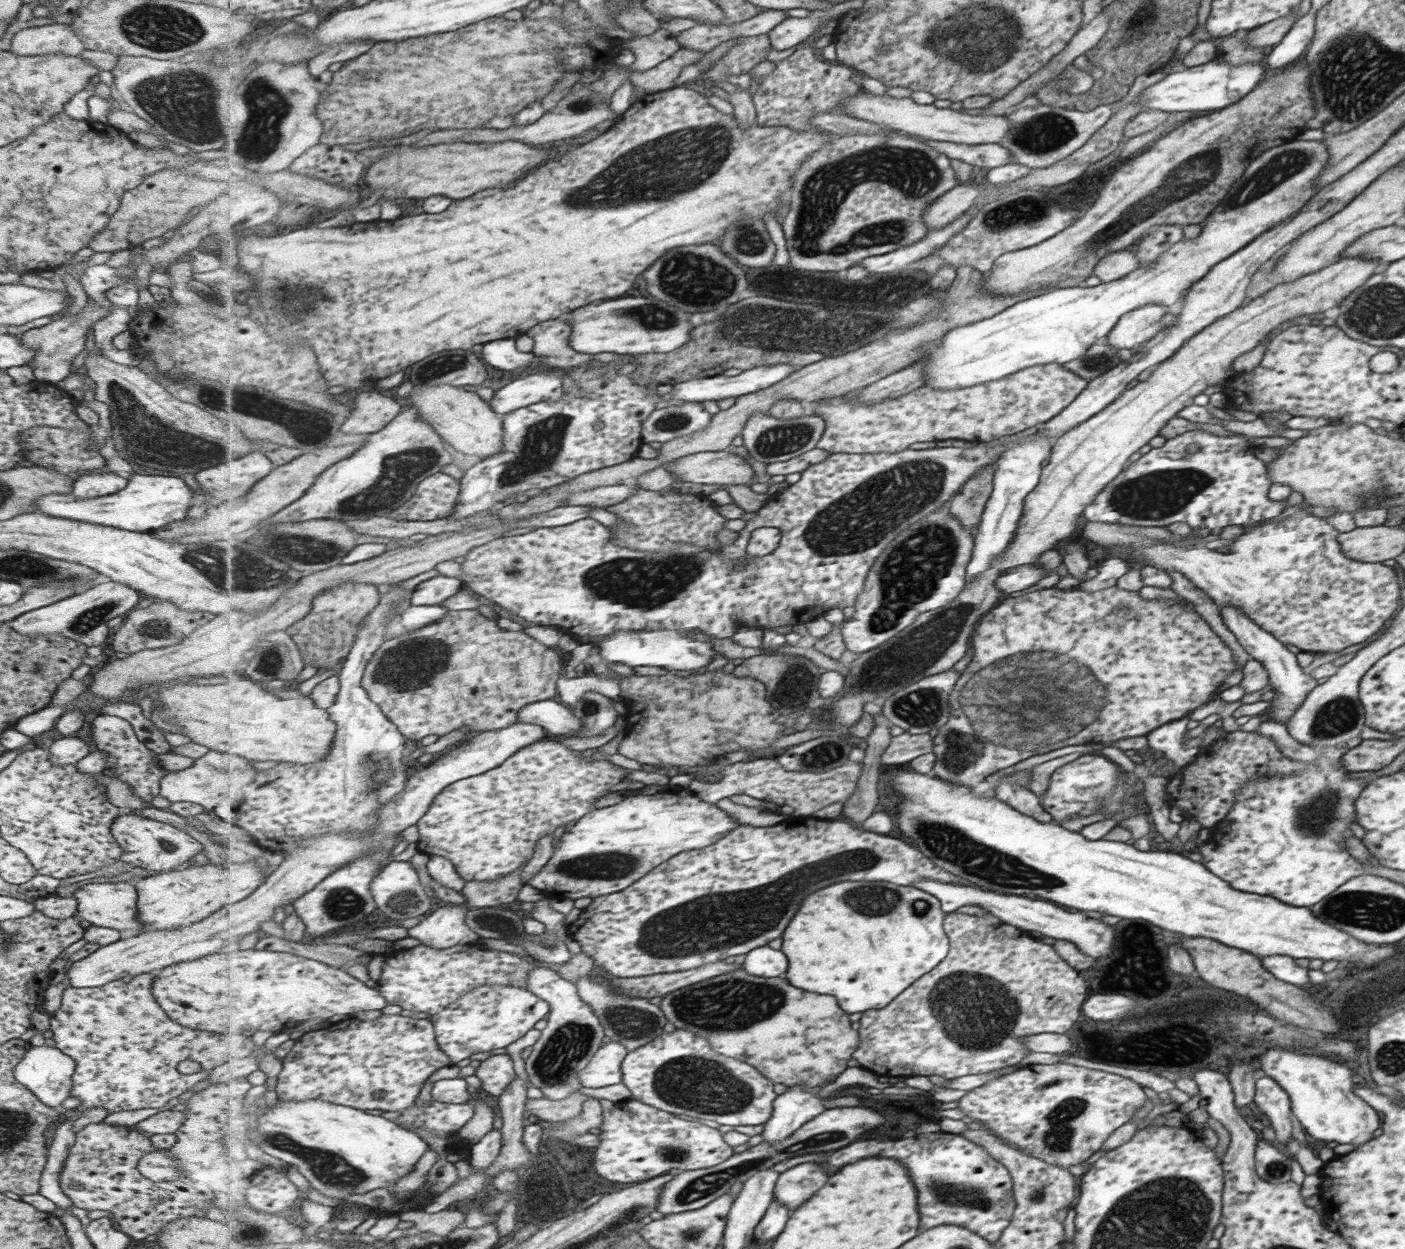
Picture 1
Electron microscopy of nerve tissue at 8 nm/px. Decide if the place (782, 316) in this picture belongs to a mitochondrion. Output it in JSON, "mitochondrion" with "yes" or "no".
{"mitochondrion":"yes"}

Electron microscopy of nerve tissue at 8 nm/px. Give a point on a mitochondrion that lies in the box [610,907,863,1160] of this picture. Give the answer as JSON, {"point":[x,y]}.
{"point":[701,1085]}

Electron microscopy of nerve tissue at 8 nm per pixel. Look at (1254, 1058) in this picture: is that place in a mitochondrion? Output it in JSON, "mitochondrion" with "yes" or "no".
{"mitochondrion":"no"}

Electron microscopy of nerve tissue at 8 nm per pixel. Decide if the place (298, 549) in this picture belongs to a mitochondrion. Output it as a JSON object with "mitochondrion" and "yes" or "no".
{"mitochondrion":"yes"}

